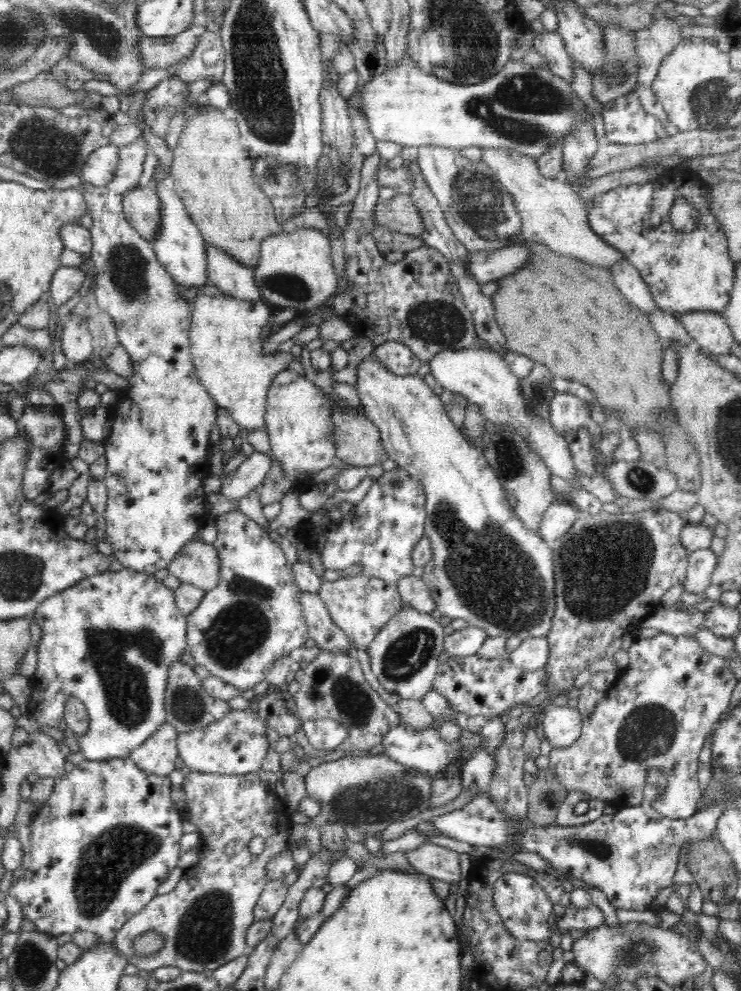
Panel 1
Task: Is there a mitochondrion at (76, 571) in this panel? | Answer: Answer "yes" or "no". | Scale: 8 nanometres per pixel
no

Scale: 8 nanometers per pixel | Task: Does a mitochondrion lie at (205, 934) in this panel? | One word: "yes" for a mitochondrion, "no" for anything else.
yes

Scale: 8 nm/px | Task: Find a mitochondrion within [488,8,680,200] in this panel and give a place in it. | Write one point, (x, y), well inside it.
(615, 80)

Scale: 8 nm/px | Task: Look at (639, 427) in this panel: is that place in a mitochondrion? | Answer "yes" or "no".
no

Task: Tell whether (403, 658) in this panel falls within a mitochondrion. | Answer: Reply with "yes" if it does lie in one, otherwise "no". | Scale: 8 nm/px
yes

